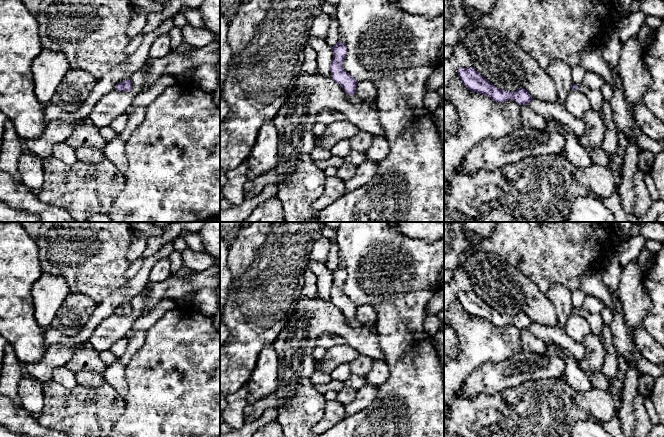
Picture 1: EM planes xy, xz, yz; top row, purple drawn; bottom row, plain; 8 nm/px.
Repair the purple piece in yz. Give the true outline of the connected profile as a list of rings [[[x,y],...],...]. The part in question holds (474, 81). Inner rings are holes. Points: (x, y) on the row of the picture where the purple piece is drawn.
[[[474,67],[459,68],[458,76],[468,90],[488,96],[498,103],[513,100],[519,105],[525,105],[533,99],[529,92],[523,88],[515,92],[497,88],[477,72]]]

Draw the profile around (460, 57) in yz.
[[[468,26],[460,32],[457,43],[453,46],[452,55],[444,60],[444,104],[446,104],[446,91],[451,79],[458,75],[458,69],[473,67],[473,61],[467,51],[465,39],[467,35],[476,29],[474,26]]]

